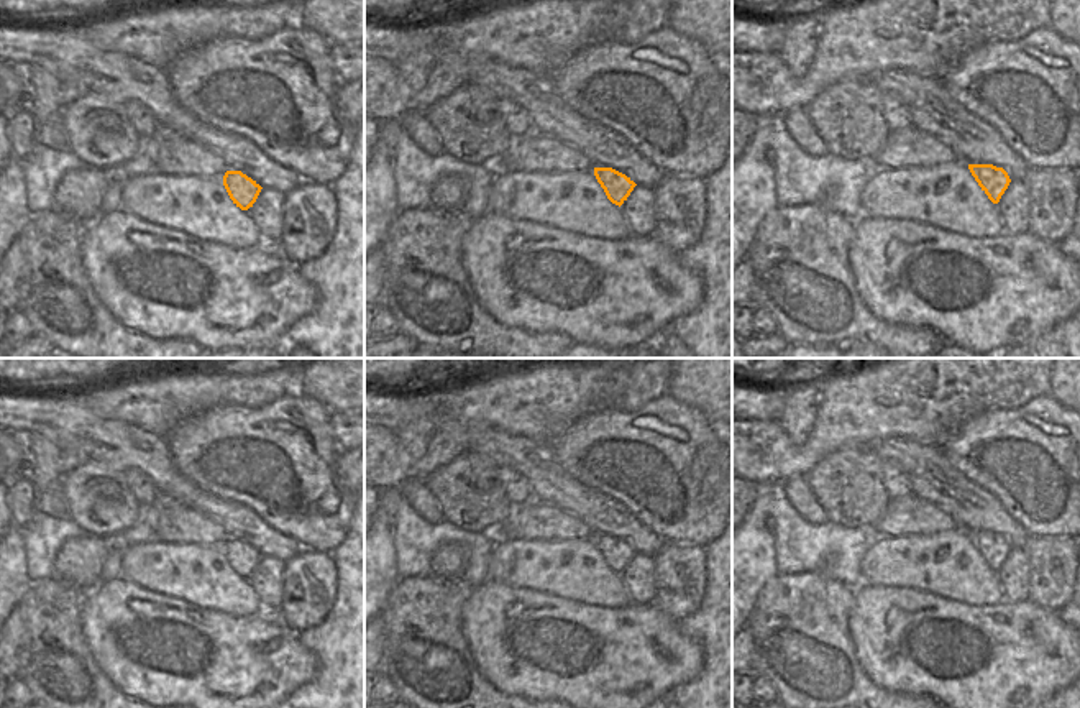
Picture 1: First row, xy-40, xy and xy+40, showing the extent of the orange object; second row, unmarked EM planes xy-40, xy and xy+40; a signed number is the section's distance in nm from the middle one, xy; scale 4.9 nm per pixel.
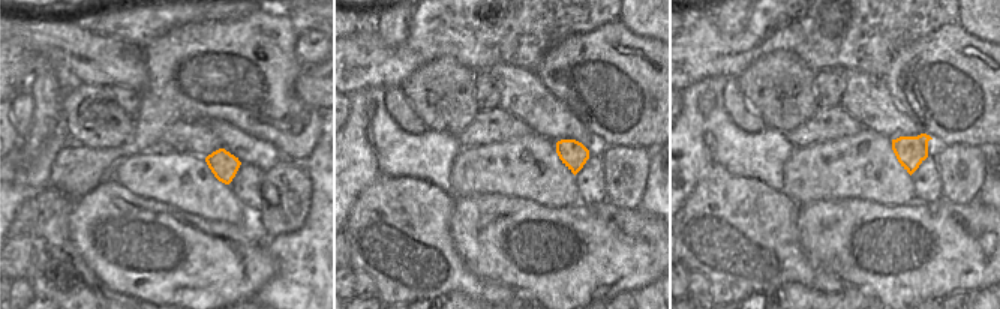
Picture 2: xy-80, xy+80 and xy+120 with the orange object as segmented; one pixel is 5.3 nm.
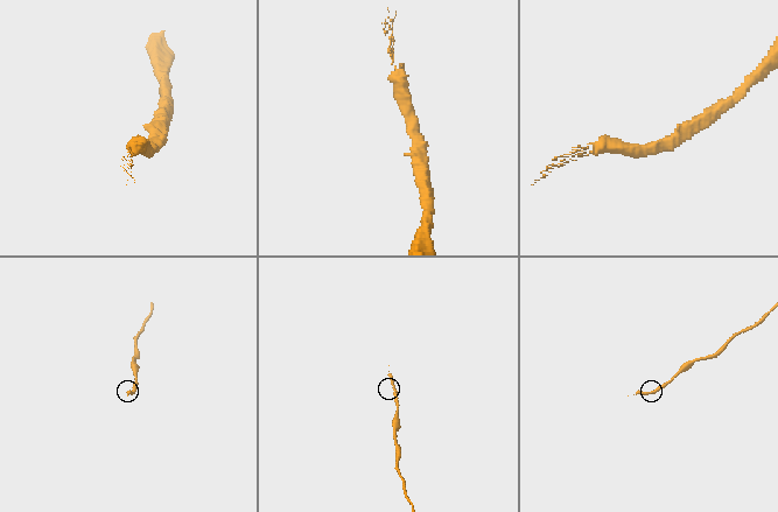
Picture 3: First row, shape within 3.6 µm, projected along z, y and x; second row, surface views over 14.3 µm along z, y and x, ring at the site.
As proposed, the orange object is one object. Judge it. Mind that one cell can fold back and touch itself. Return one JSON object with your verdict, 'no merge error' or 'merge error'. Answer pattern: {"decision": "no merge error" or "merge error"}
{"decision": "no merge error"}

